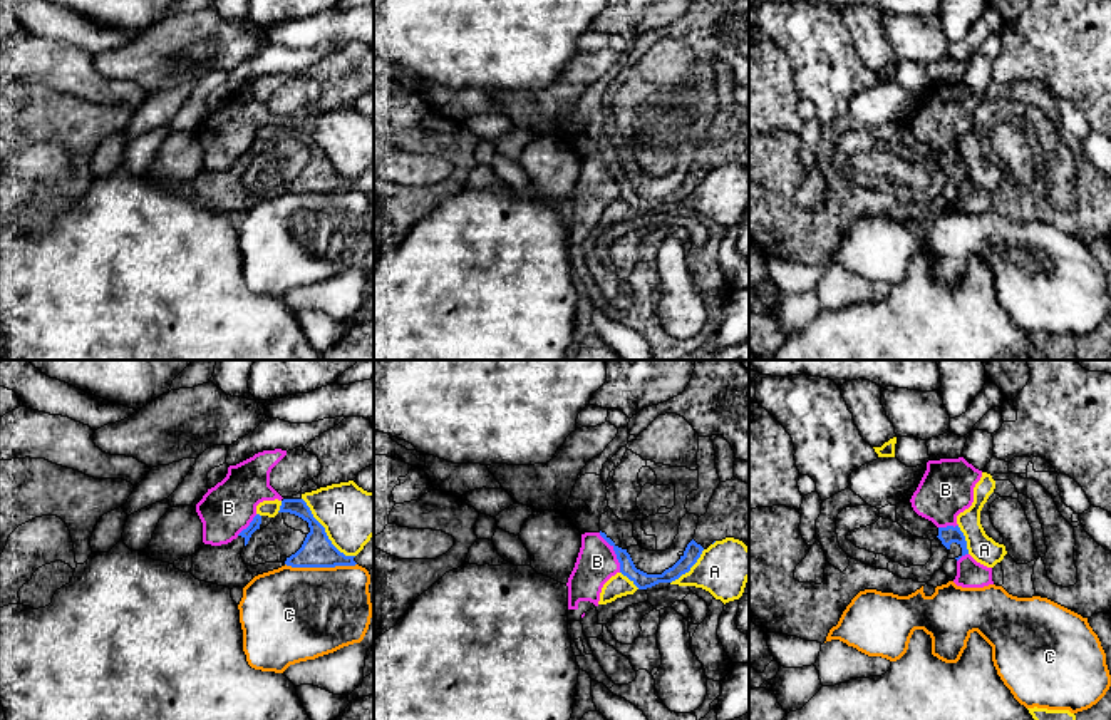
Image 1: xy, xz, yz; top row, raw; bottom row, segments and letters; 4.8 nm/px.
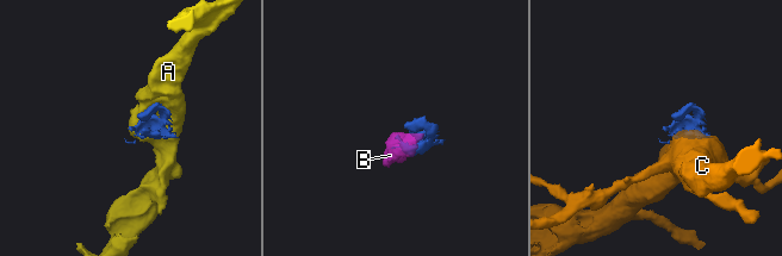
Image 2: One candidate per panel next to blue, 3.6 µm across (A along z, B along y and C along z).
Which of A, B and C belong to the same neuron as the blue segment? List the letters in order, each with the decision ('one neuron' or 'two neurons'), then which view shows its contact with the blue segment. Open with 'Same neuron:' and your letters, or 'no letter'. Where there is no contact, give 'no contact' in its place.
Same neuron: no letter
A: two neurons | xy
B: two neurons | xz
C: two neurons | xy

